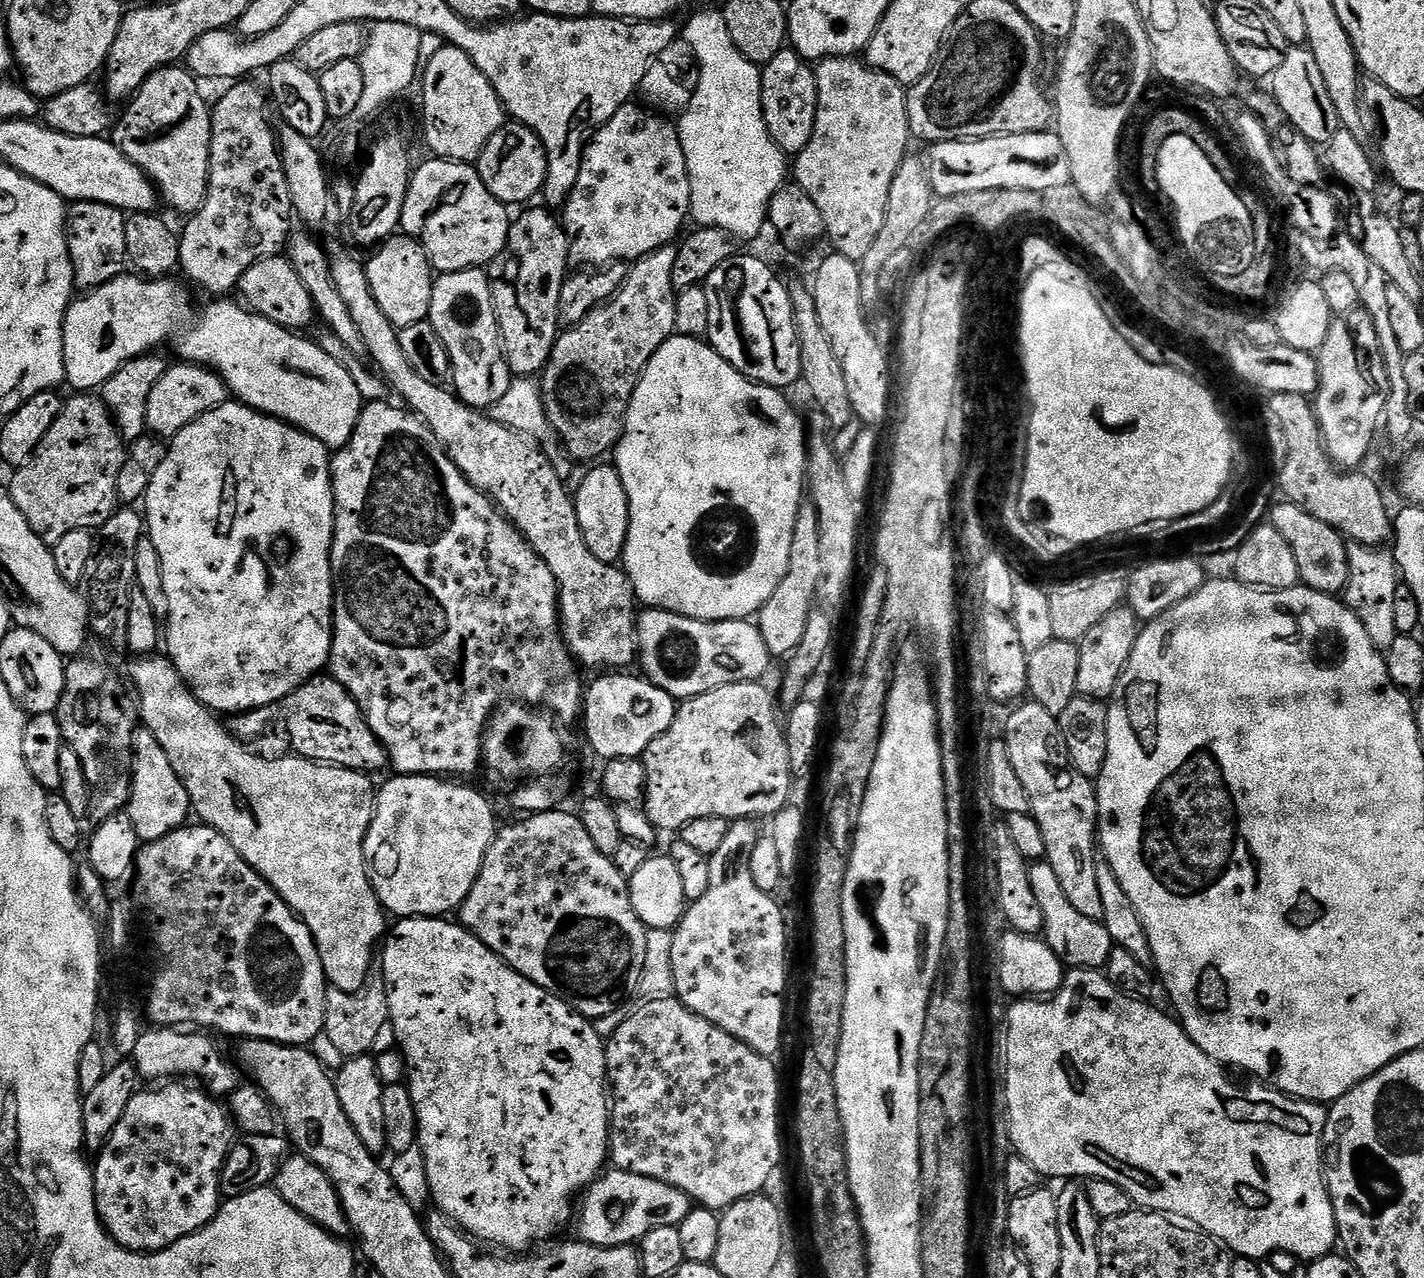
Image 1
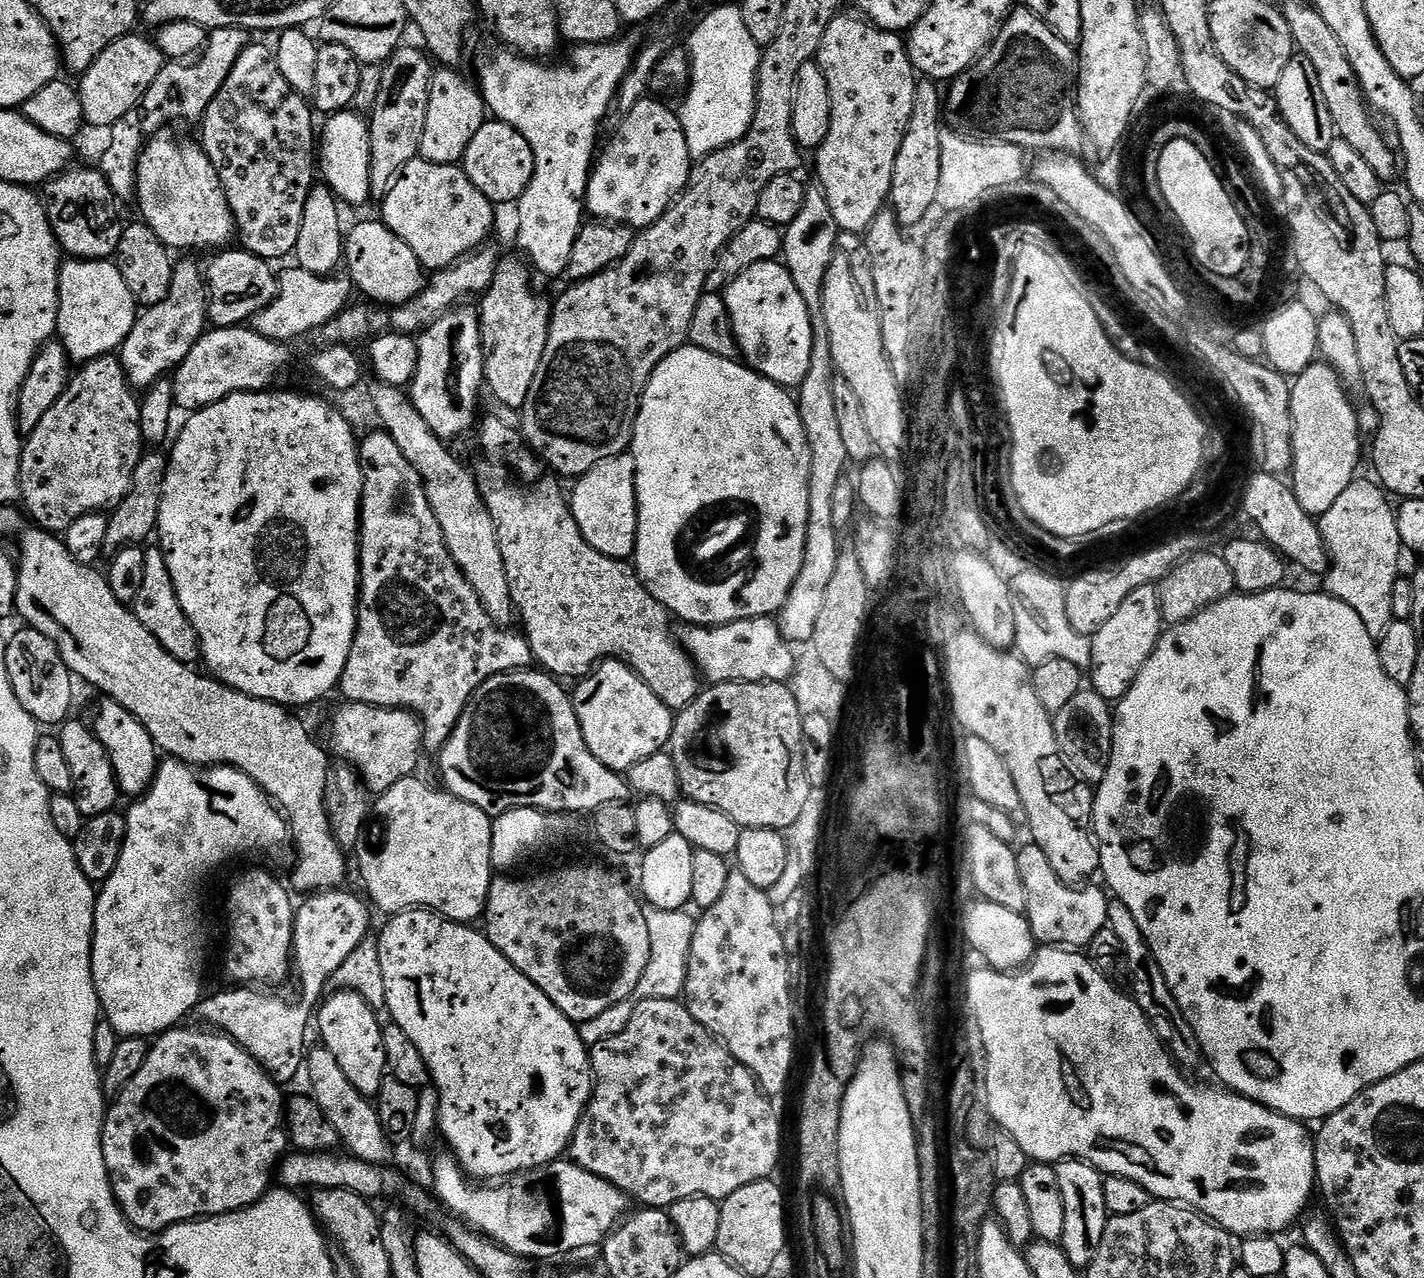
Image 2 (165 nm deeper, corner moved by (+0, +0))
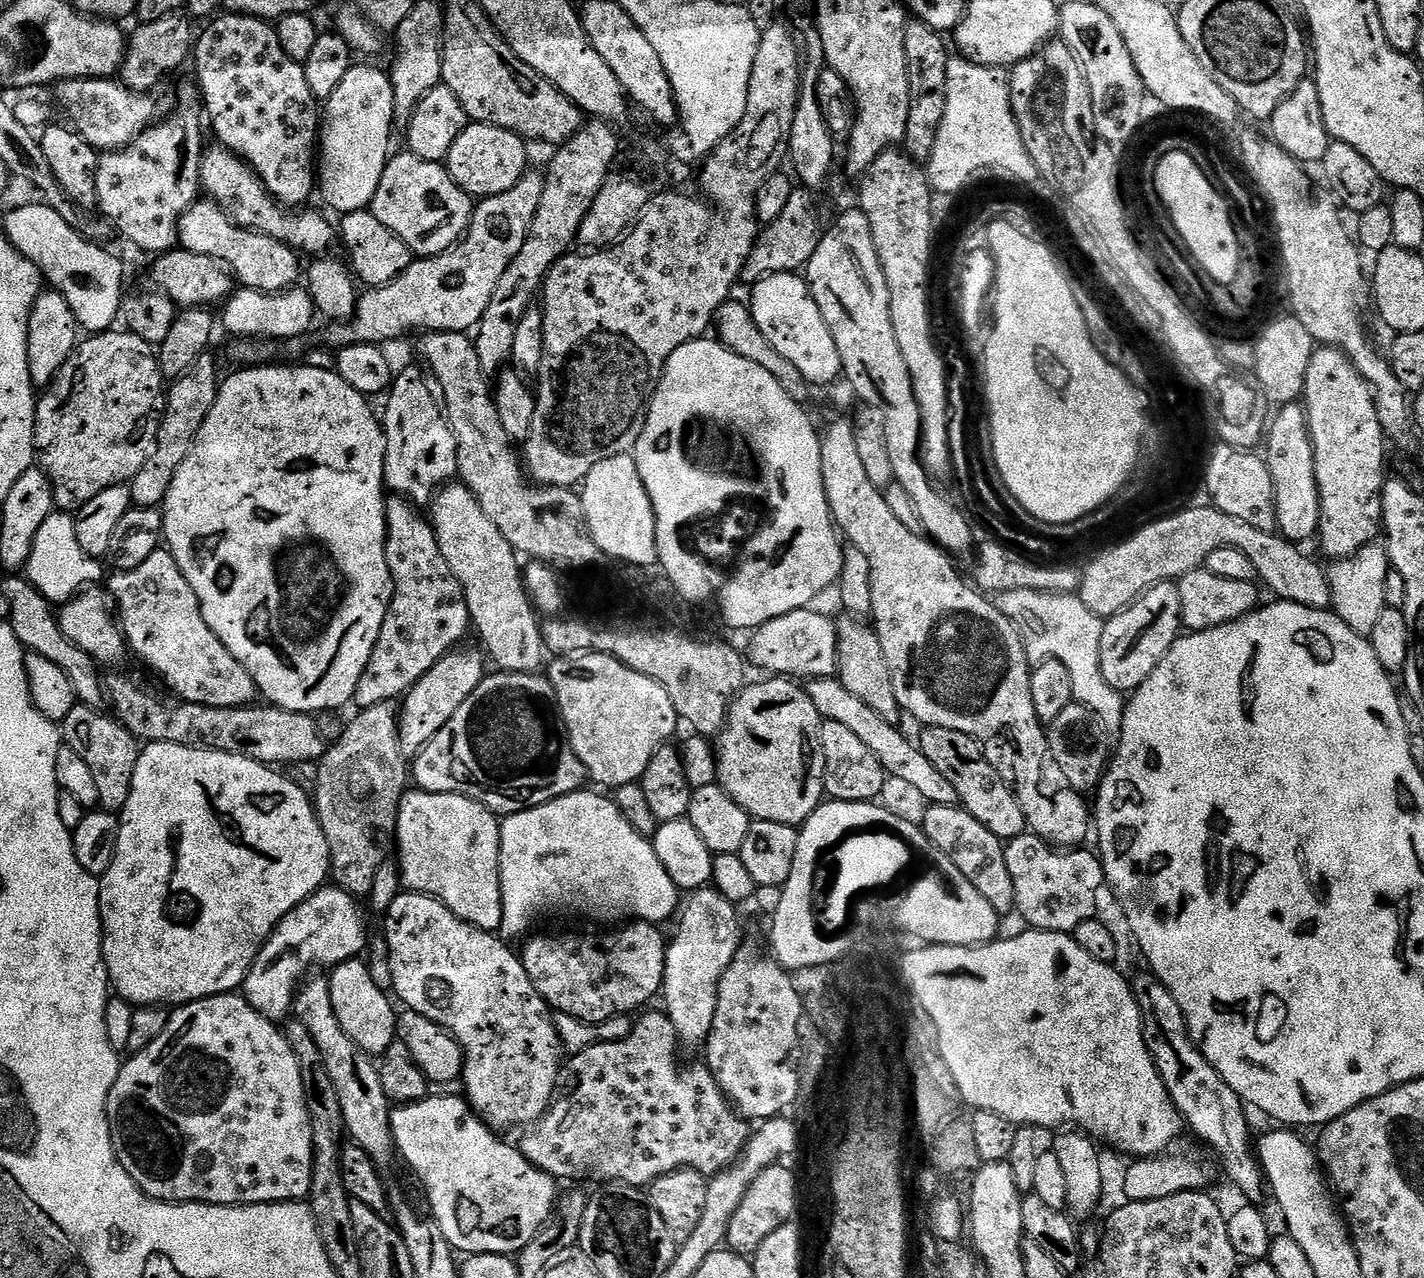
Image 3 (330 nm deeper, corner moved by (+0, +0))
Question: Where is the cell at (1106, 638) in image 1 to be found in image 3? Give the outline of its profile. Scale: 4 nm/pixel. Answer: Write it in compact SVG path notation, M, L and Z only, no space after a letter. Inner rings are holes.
M1171 583L1156 584L1147 588L1140 597L1126 610L1107 617L1104 620L1102 640L1100 642L1100 674L1105 683L1121 694L1131 694L1150 678L1150 674L1162 662L1162 658L1172 648L1181 635L1182 625L1180 623L1180 607L1176 601L1176 589Z

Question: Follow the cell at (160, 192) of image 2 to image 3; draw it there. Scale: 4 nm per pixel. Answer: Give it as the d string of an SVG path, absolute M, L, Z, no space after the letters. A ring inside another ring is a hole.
M197 202L176 223L179 247L196 256L210 259L223 266L234 277L237 285L253 288L258 292L282 292L293 287L296 280L297 255L259 232L237 228L215 204Z

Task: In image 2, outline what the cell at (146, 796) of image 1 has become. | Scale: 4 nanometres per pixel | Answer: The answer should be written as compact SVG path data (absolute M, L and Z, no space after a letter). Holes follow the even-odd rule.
M107 698L101 701L96 708L96 717L90 720L90 727L102 742L102 746L106 746L106 754L110 754L110 762L114 766L114 774L121 793L125 797L139 798L148 791L156 777L156 743L154 738L150 738L150 730L146 730L146 726L142 726L142 722L138 722L138 718L134 718L134 714L126 710L126 706Z

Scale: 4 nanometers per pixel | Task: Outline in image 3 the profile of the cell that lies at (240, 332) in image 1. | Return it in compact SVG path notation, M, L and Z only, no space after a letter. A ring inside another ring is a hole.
M42 202L24 204L16 208L4 220L3 235L12 244L20 255L24 256L38 269L41 277L50 283L51 291L60 292L72 311L72 319L77 325L85 328L85 333L99 334L107 332L117 323L120 315L120 301L126 295L124 289L124 272L120 264L108 252L100 249L99 243L93 242L80 235L73 225L70 225L53 210L47 208Z

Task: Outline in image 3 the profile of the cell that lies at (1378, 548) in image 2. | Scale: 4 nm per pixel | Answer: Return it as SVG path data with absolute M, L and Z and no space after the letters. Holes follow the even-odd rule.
M1371 542L1355 555L1335 561L1329 567L1331 568L1327 569L1326 577L1332 600L1331 609L1359 636L1369 637L1378 620L1378 614L1387 603L1385 590L1390 580L1387 552L1383 545Z

